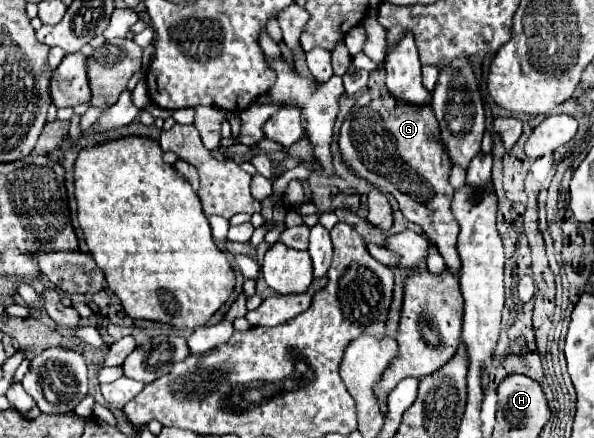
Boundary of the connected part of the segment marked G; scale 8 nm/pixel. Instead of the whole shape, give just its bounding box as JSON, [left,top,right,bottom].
[339,96,461,276]

